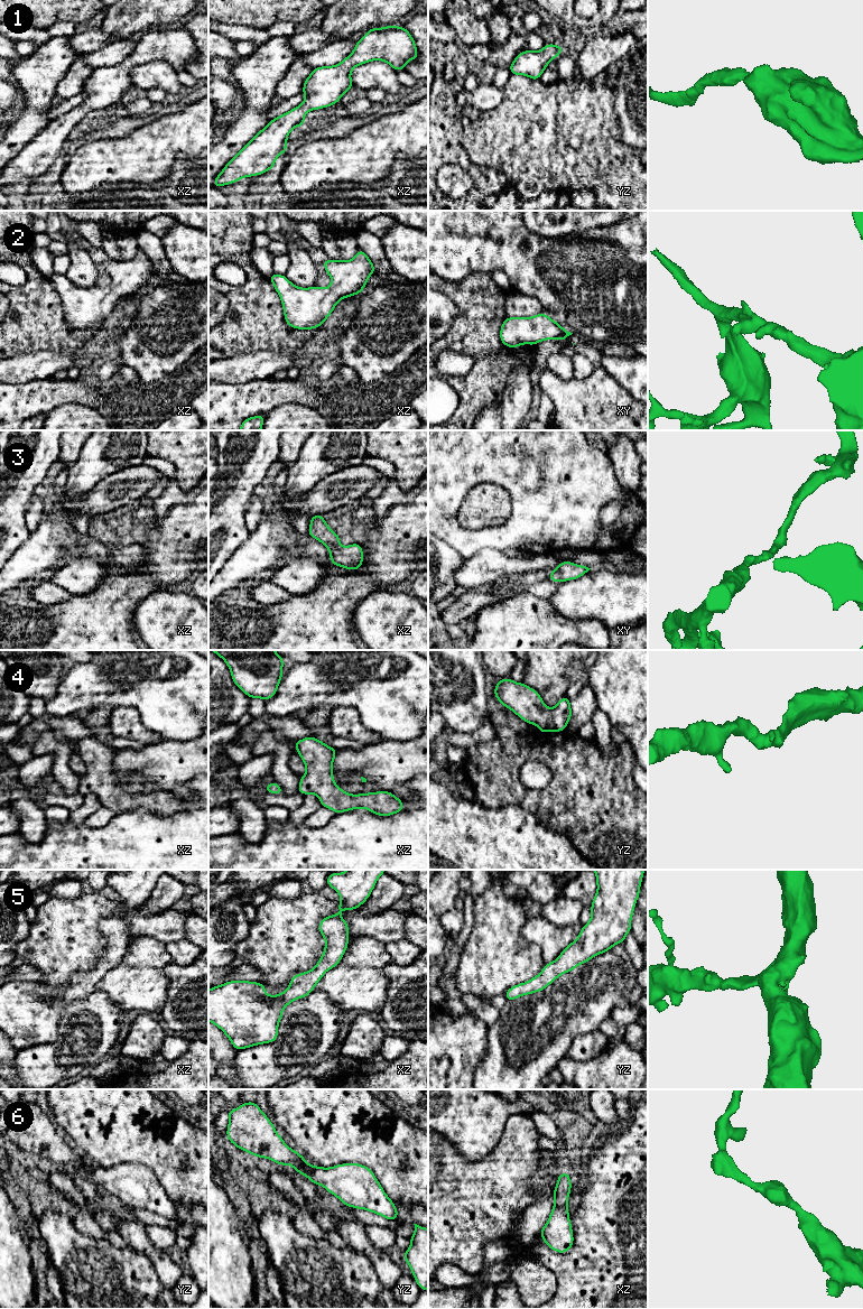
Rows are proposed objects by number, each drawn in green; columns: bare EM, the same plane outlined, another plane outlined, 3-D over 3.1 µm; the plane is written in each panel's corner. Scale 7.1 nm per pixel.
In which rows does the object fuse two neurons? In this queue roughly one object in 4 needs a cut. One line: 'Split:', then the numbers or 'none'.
Split: none

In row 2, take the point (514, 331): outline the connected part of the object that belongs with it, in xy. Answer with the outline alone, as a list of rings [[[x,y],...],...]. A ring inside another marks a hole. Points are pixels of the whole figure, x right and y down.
[[[540,313],[531,317],[507,317],[500,329],[501,343],[510,349],[537,343],[545,340],[562,340],[573,333],[566,331],[548,315]]]

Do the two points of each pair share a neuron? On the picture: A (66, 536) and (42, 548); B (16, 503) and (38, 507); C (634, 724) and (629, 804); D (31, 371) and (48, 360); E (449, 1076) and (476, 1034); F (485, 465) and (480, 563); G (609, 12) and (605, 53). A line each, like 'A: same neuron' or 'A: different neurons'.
A: same neuron
B: different neurons
C: different neurons
D: same neuron
E: same neuron
F: different neurons
G: different neurons

